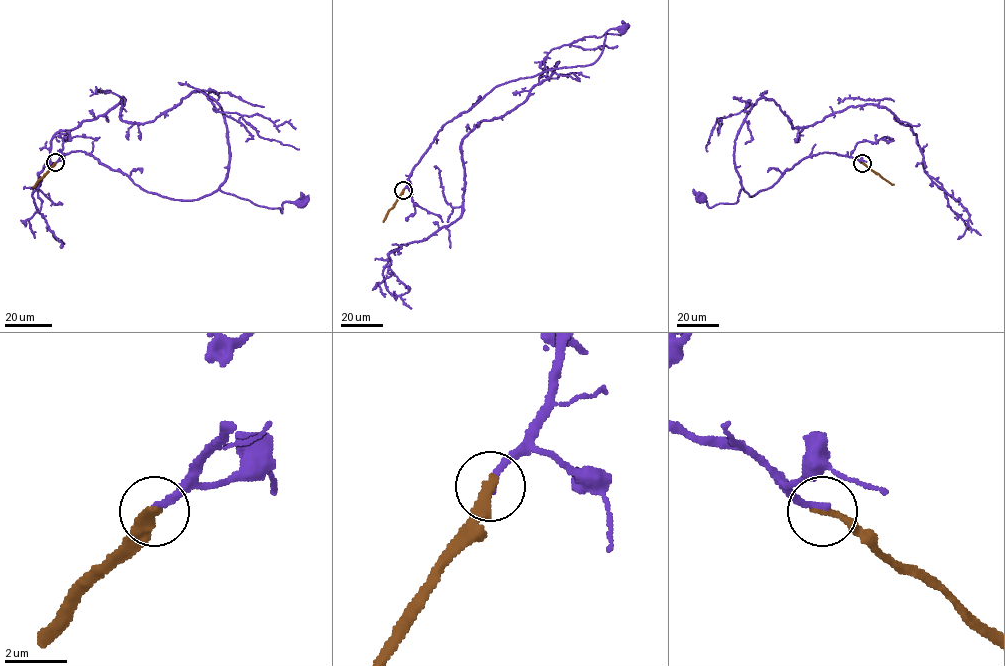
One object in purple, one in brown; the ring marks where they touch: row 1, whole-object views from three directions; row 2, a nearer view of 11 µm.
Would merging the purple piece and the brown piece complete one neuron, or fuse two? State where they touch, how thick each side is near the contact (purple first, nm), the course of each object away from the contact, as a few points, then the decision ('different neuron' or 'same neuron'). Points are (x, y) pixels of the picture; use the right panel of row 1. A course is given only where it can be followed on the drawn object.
(862, 163) | 240/280 nm | purple via (862, 163), (822, 152), (799, 161), (772, 186), (753, 196), (742, 186), (736, 202), (709, 207), (701, 197) | brown via (862, 163), (894, 184) | different neuron

